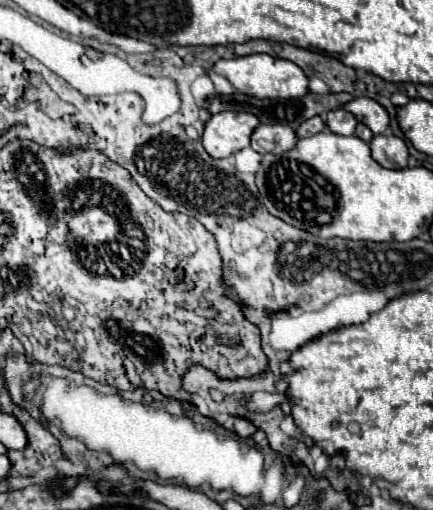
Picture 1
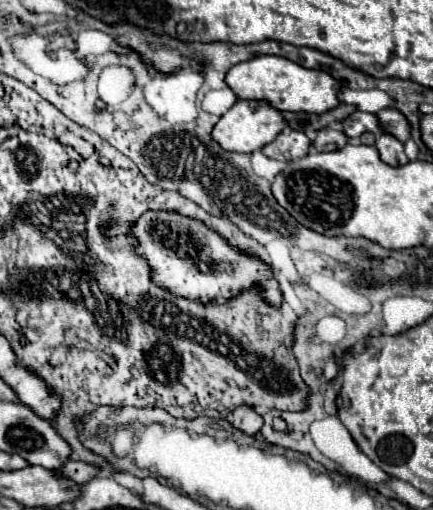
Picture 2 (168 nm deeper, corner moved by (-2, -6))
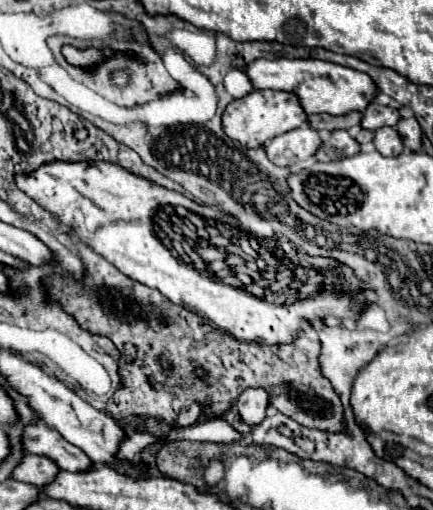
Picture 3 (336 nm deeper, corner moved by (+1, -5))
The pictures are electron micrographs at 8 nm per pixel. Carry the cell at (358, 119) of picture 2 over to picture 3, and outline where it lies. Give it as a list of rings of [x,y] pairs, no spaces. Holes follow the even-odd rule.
[[[371,102],[365,110],[363,110],[363,120],[361,120],[361,128],[365,130],[379,130],[383,126],[395,126],[399,120],[399,112],[395,108],[389,106],[381,106]]]

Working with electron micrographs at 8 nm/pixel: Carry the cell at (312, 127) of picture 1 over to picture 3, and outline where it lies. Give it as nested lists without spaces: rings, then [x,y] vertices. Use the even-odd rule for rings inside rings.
[[[333,130],[331,138],[319,146],[315,158],[321,162],[333,162],[345,156],[353,156],[357,152],[359,152],[359,144],[345,130]]]

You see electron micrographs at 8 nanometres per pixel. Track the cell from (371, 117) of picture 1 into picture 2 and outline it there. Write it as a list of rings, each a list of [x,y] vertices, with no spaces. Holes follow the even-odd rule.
[[[386,109],[386,111],[380,111],[380,113],[376,113],[376,115],[378,115],[380,125],[382,125],[382,129],[384,129],[386,133],[394,135],[394,137],[400,139],[402,143],[410,139],[412,127],[410,127],[408,119],[406,119],[400,111],[396,111],[396,109]]]

